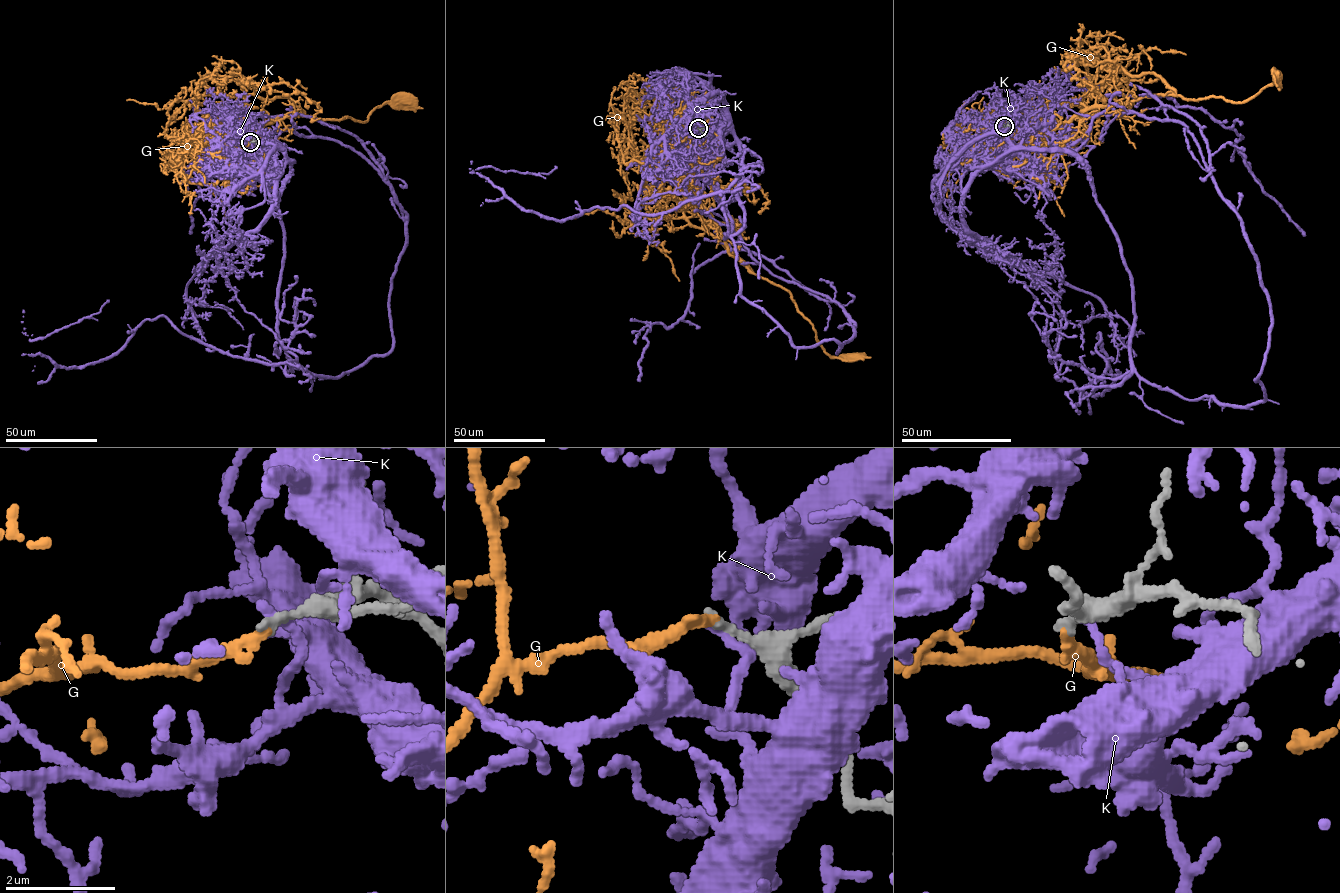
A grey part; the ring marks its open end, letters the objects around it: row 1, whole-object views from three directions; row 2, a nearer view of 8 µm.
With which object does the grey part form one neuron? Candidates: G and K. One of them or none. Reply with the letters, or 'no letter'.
G

